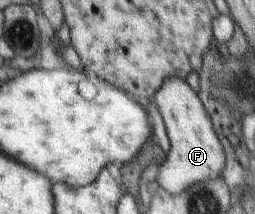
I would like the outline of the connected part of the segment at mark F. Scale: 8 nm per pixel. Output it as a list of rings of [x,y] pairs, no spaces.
[[[172,75],[156,89],[153,95],[160,117],[162,118],[166,137],[169,141],[169,151],[164,162],[159,165],[155,181],[164,191],[172,195],[180,195],[186,189],[190,190],[198,183],[216,179],[224,167],[224,151],[212,130],[208,113],[204,111],[200,99],[180,77]]]

